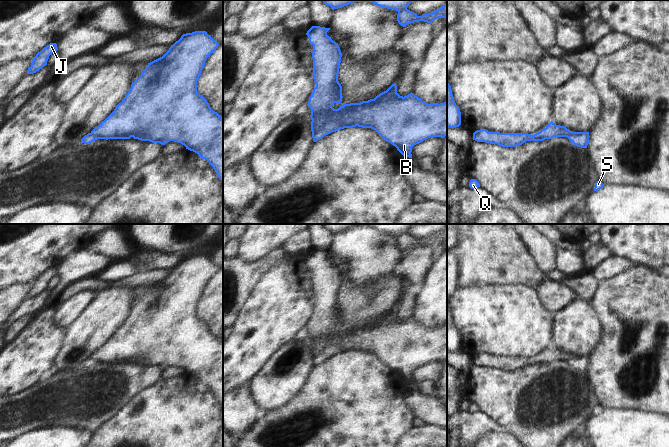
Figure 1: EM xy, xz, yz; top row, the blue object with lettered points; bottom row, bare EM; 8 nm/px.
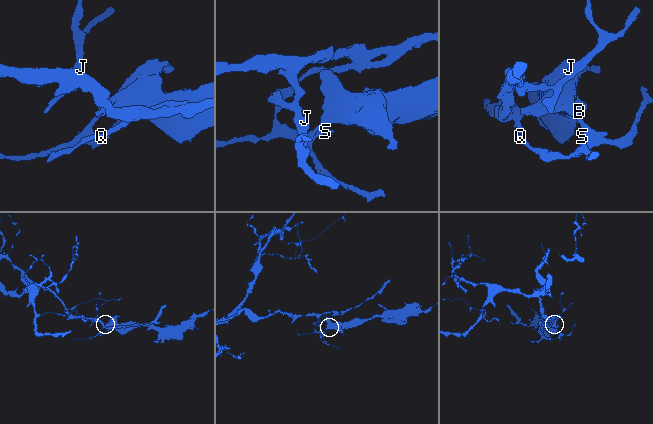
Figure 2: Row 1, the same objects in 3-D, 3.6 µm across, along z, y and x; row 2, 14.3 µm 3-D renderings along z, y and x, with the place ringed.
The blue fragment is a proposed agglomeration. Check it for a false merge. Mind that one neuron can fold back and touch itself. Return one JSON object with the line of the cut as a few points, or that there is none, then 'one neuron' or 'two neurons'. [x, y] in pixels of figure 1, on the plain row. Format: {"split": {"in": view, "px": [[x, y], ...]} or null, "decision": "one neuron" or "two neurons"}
{"split": {"in": "xz", "px": [[312, 344], [315, 351], [324, 359]]}, "decision": "two neurons"}

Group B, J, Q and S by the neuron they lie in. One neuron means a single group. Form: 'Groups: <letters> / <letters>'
Groups: B / J Q S

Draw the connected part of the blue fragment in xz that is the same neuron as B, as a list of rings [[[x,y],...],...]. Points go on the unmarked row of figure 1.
[[[312,250],[306,257],[309,261],[309,267],[313,269],[313,303],[316,311],[313,313],[307,330],[311,333],[310,342],[314,346],[316,353],[320,354],[324,360],[344,352],[362,351],[375,354],[383,363],[391,367],[405,381],[412,382],[412,371],[431,361],[444,362],[447,359],[447,326],[444,327],[426,327],[421,322],[415,320],[412,316],[407,320],[400,320],[397,317],[396,307],[392,308],[386,315],[377,319],[374,323],[362,325],[360,327],[344,327],[338,333],[332,330],[334,327],[342,326],[342,310],[338,305],[339,292],[342,277],[338,267],[333,265],[327,259],[330,252]]]

